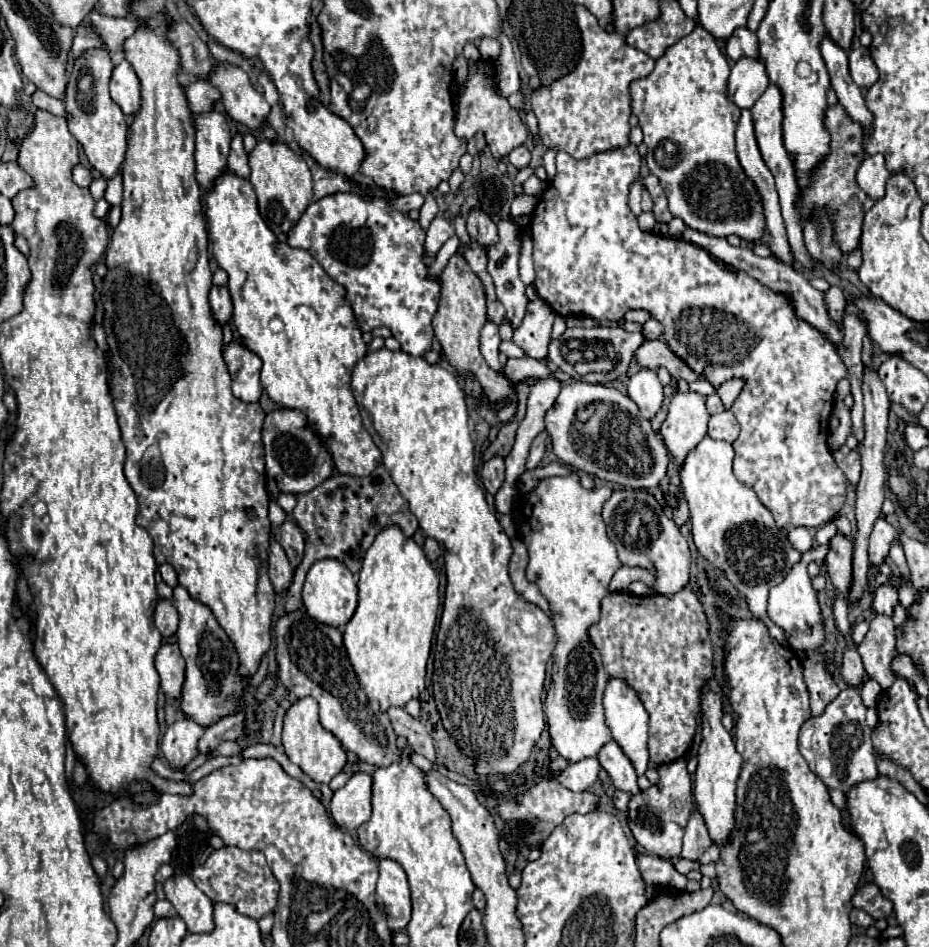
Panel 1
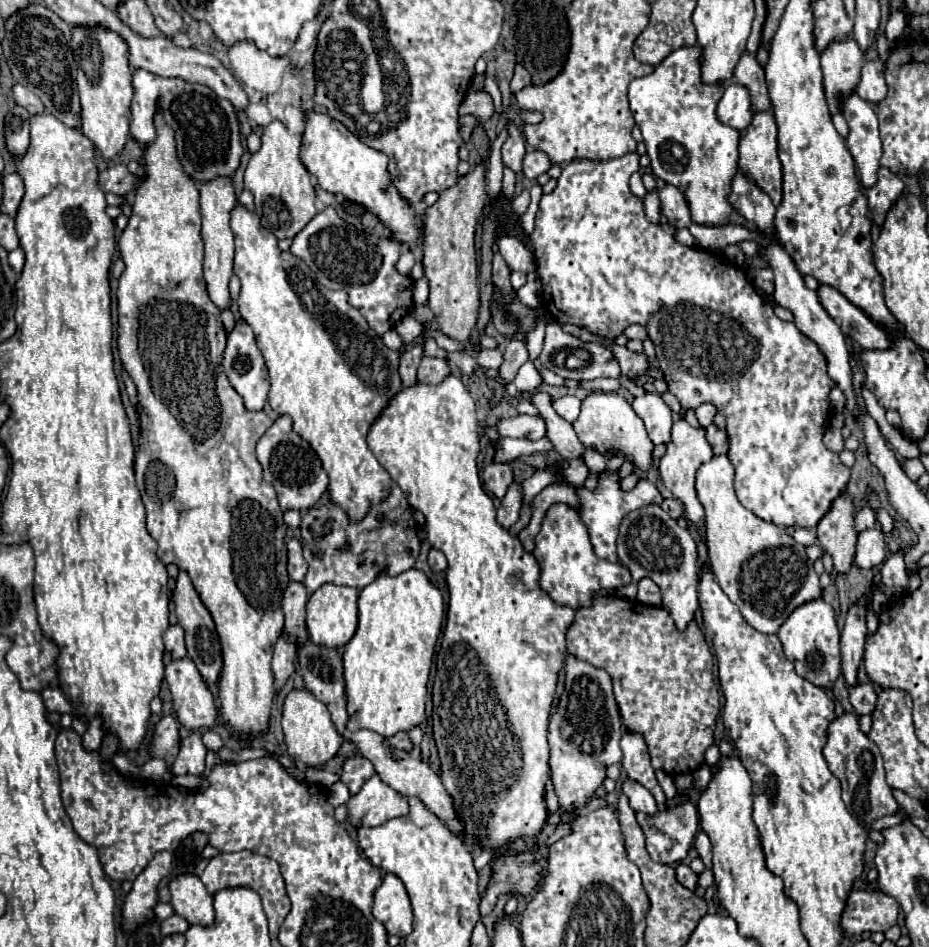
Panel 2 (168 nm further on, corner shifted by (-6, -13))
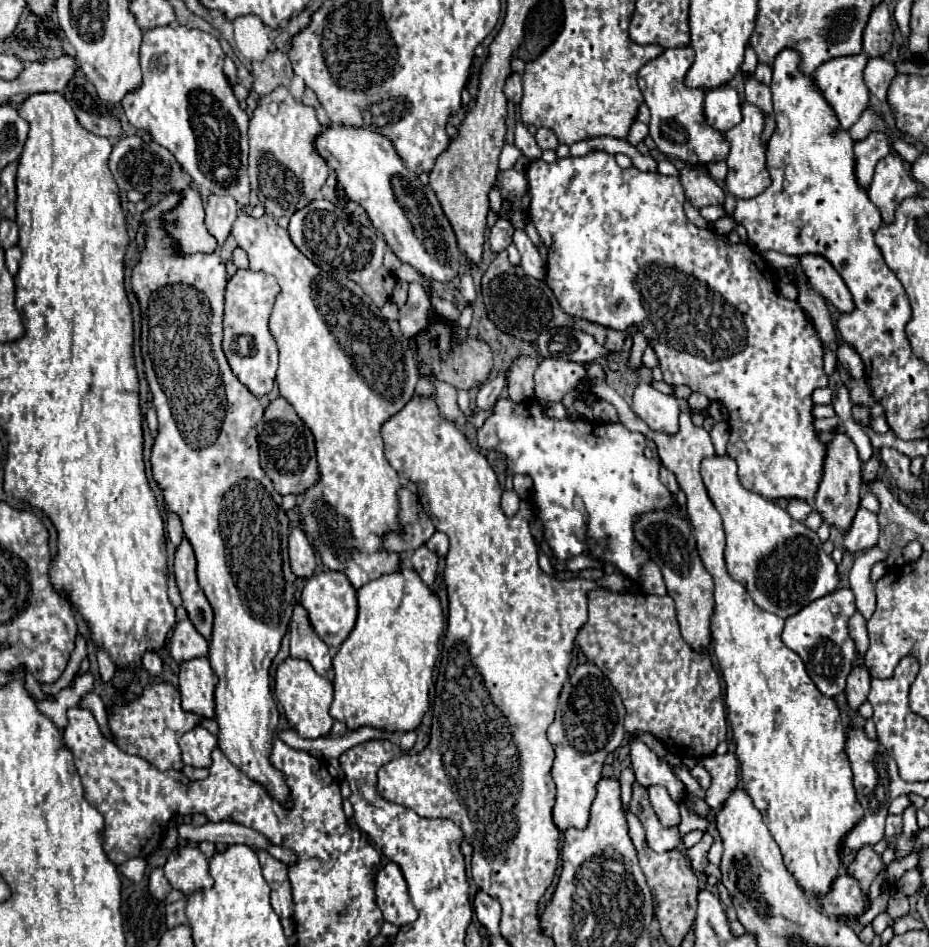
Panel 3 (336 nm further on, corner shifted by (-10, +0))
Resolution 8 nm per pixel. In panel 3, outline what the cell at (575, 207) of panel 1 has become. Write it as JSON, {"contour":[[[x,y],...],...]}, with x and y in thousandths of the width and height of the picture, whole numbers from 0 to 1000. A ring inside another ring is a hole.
{"contour":[[[636,159],[628,166],[608,166],[600,168],[595,172],[587,170],[574,170],[569,172],[567,181],[569,191],[569,208],[572,208],[572,233],[580,244],[582,254],[589,261],[589,290],[587,299],[595,305],[600,312],[600,318],[604,326],[621,337],[632,337],[636,341],[658,345],[673,350],[677,343],[690,345],[694,352],[699,364],[709,377],[709,388],[714,392],[714,402],[720,407],[740,407],[744,413],[757,415],[763,421],[774,421],[780,426],[785,434],[785,470],[783,478],[793,487],[795,491],[795,506],[798,512],[811,521],[821,523],[823,527],[862,527],[869,531],[875,531],[875,525],[882,516],[882,510],[886,506],[886,493],[888,493],[888,480],[890,470],[882,464],[877,453],[877,440],[875,440],[875,413],[890,409],[892,400],[886,392],[886,362],[879,358],[877,345],[867,335],[864,326],[858,318],[841,316],[834,307],[834,293],[832,286],[826,282],[823,273],[811,265],[804,257],[787,257],[780,248],[770,246],[767,242],[752,242],[748,240],[740,227],[737,227],[737,206],[733,202],[733,193],[729,193],[729,187],[716,187],[712,183],[692,183],[686,176],[668,178],[662,170],[662,164],[651,159]]]}

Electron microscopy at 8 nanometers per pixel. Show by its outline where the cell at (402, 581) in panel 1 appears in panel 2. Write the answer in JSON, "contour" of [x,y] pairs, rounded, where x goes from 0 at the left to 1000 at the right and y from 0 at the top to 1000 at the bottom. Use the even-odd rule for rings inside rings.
{"contour":[[[442,600],[429,608],[408,606],[404,615],[386,625],[386,661],[382,672],[369,684],[369,712],[371,712],[371,737],[376,771],[397,769],[410,777],[423,777],[427,773],[440,773],[457,758],[460,718],[468,691],[468,680],[476,666],[479,640],[477,629],[462,610]]]}

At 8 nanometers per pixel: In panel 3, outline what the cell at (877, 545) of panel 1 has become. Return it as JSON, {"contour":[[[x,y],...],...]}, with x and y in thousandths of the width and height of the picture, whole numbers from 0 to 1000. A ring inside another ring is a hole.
{"contour":[[[925,537],[916,559],[907,567],[907,576],[916,584],[931,584],[933,580],[942,578],[946,569],[946,548],[944,542],[938,542],[933,537]]]}

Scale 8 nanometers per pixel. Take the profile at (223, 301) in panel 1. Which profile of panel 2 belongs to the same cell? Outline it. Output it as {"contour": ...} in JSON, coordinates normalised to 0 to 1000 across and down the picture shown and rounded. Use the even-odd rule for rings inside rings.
{"contour":[[[234,188],[214,196],[214,213],[216,213],[216,251],[221,258],[221,296],[227,317],[240,327],[247,323],[247,294],[251,291],[251,245],[247,241],[249,222],[253,220],[253,203],[251,192],[247,188]]]}

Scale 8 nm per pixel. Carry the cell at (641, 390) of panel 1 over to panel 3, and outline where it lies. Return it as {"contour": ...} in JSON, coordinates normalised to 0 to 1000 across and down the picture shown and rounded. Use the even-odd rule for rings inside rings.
{"contour":[[[688,404],[681,415],[679,432],[684,440],[699,449],[701,455],[729,457],[731,455],[731,428],[724,417],[703,411],[699,404]]]}

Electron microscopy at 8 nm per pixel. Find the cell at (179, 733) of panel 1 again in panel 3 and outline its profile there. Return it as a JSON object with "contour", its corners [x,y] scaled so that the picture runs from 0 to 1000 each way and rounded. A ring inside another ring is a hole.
{"contour":[[[214,766],[193,780],[193,789],[199,808],[227,810],[227,793],[234,789],[234,778]]]}

